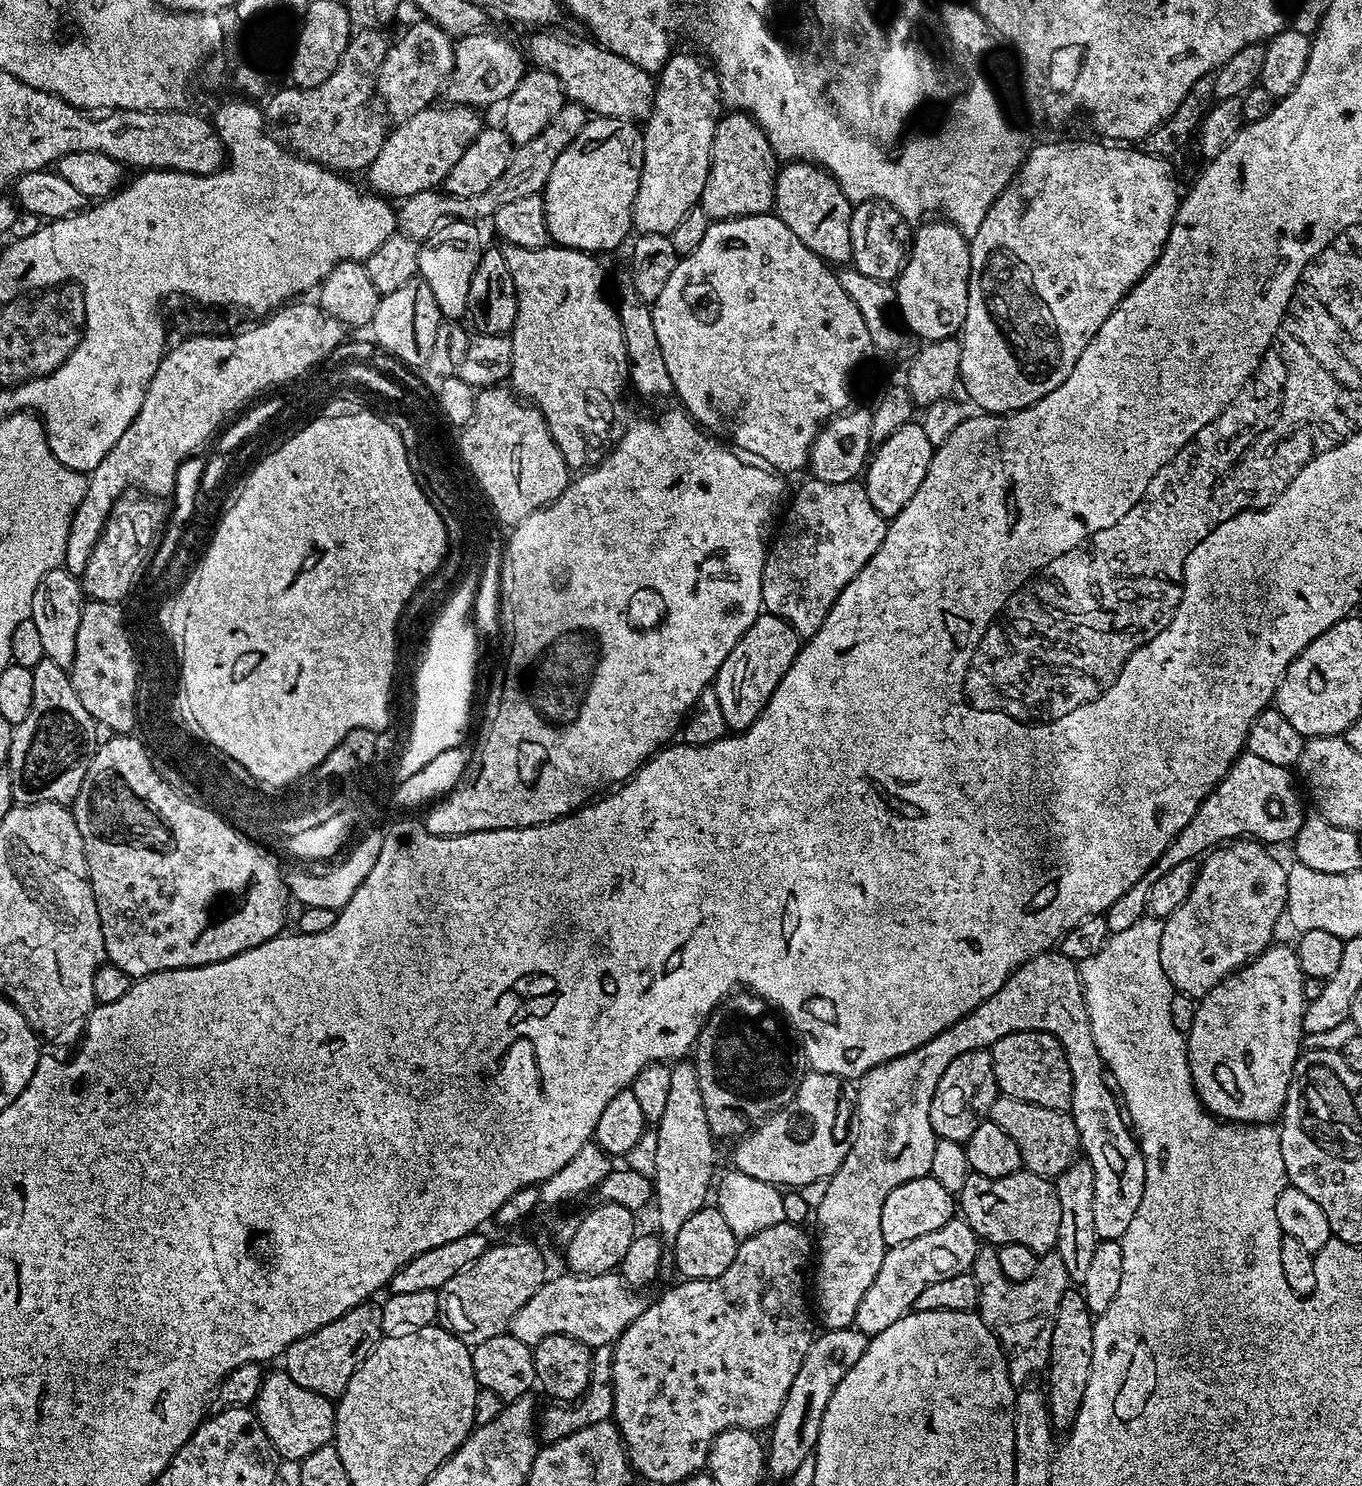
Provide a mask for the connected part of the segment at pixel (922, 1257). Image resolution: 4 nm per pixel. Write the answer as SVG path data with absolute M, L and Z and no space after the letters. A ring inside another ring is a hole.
M954 1218L946 1222L942 1230L934 1230L934 1234L922 1234L922 1238L888 1248L878 1269L878 1278L874 1278L870 1290L866 1290L862 1302L858 1302L856 1329L871 1338L886 1330L886 1326L894 1326L894 1322L913 1311L918 1294L922 1294L926 1286L969 1271L978 1260L976 1244L978 1237L972 1227L963 1218Z

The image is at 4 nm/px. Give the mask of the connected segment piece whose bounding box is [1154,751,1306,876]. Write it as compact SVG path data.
M1245 751L1237 756L1235 762L1228 767L1228 772L1216 783L1215 788L1198 806L1198 810L1186 822L1184 829L1172 839L1172 844L1156 860L1154 869L1156 876L1166 874L1166 870L1174 870L1187 860L1195 861L1203 857L1213 846L1223 845L1225 842L1251 838L1260 841L1265 846L1276 846L1272 844L1284 844L1296 839L1296 834L1304 824L1306 809L1300 805L1300 796L1292 785L1293 773L1282 766L1274 766L1274 762L1266 762L1254 754Z

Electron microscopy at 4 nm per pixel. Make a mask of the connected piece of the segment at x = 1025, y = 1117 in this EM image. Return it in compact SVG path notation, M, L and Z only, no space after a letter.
M1000 1094L988 1107L987 1119L992 1120L994 1126L1006 1130L1010 1138L1014 1138L1020 1151L1020 1163L1029 1172L1055 1178L1061 1172L1067 1172L1077 1159L1076 1147L1077 1150L1081 1147L1082 1136L1068 1112L1050 1110L1046 1106L1022 1102L1018 1098Z

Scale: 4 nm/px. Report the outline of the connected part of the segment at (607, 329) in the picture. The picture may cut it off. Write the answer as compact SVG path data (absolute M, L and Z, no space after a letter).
M511 246L503 249L506 266L510 268L510 278L514 280L516 291L516 321L510 333L512 338L512 374L510 384L513 389L527 403L536 408L550 430L550 434L565 463L569 469L584 470L595 465L598 460L596 451L600 448L600 435L604 432L604 411L611 406L612 400L616 400L624 392L624 384L629 383L628 378L628 355L626 354L626 342L622 338L622 326L618 322L613 301L604 293L604 272L595 255L580 252L577 248L561 248L559 246L545 246L543 248L514 248Z

